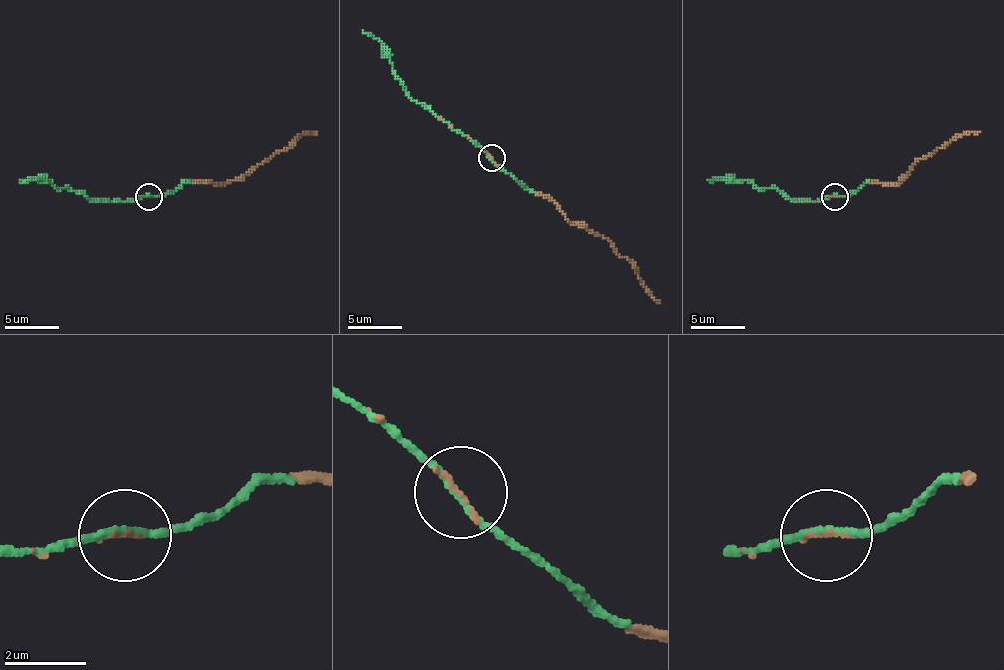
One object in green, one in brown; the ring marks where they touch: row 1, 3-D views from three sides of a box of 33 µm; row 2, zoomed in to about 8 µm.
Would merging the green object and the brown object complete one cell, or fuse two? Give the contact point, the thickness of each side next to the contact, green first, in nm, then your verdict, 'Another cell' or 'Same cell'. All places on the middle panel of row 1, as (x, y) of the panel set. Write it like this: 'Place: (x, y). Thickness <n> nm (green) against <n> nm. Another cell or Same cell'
Place: (491, 158). Thickness 160 nm (green) against 120 nm. Same cell

